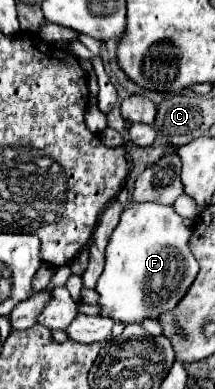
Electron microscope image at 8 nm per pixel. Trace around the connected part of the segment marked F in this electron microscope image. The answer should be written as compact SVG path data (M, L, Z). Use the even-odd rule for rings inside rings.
M131 204L121 214L121 222L113 230L105 252L105 270L97 282L101 314L133 324L175 308L199 272L197 260L187 248L189 236L191 220L181 218L173 206Z

